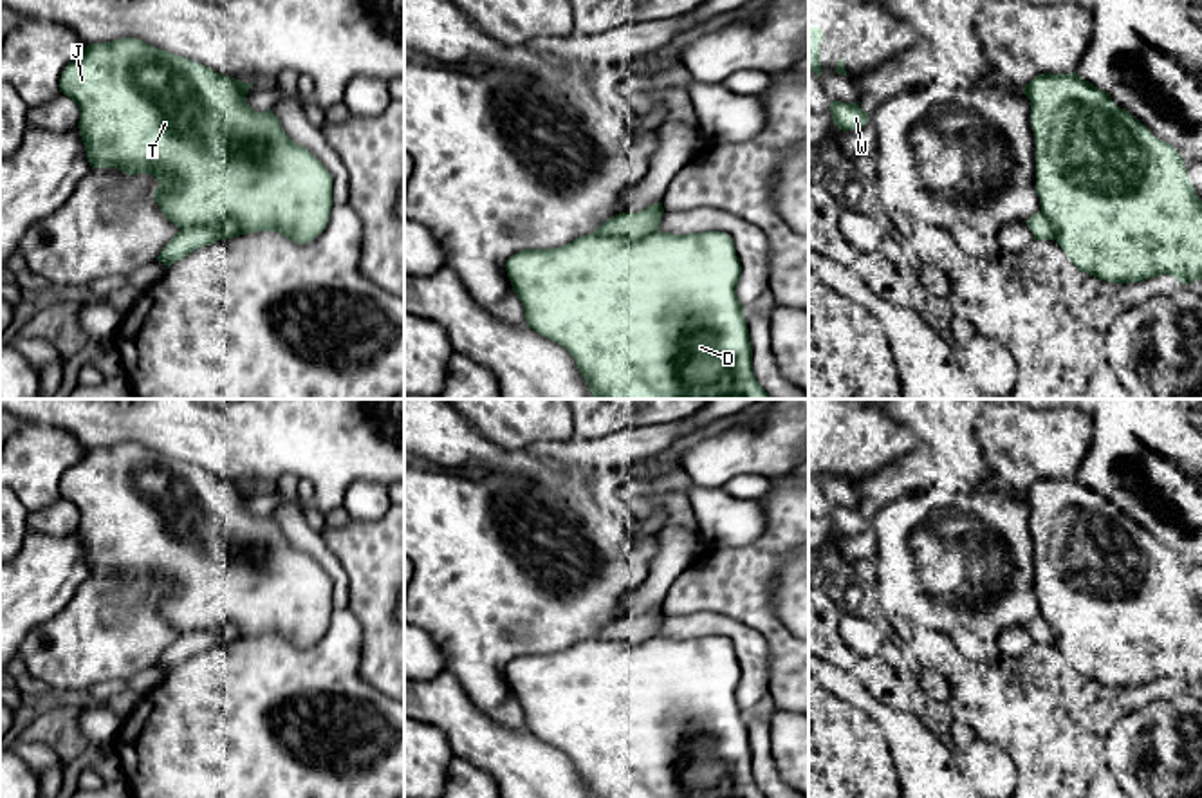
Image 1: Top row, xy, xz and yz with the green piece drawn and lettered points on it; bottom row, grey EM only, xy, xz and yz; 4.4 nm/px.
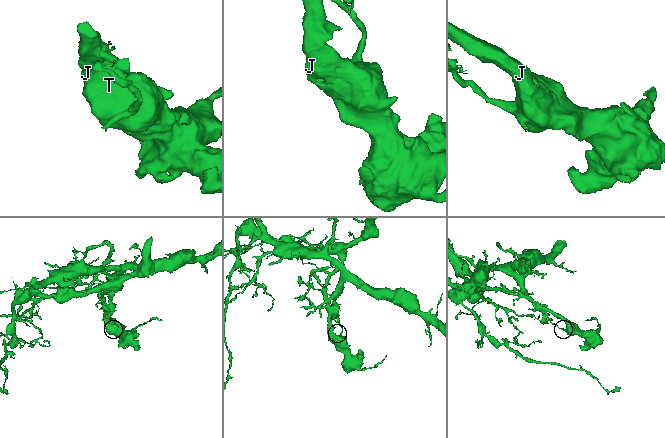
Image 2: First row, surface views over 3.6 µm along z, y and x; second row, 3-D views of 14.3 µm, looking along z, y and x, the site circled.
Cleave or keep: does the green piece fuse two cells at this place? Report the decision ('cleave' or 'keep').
cleave

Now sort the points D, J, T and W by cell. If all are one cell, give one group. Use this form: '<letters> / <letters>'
D J T / W

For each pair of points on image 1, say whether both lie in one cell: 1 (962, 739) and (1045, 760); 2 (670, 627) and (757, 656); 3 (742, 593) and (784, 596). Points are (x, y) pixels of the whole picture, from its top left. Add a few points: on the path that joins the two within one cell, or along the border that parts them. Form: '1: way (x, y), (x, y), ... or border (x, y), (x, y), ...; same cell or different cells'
1: border (950, 721), (961, 721), (977, 737); different cells
2: way (692, 625), (724, 625), (735, 634); same cell
3: border (789, 556), (771, 587), (771, 609), (789, 630); different cells

